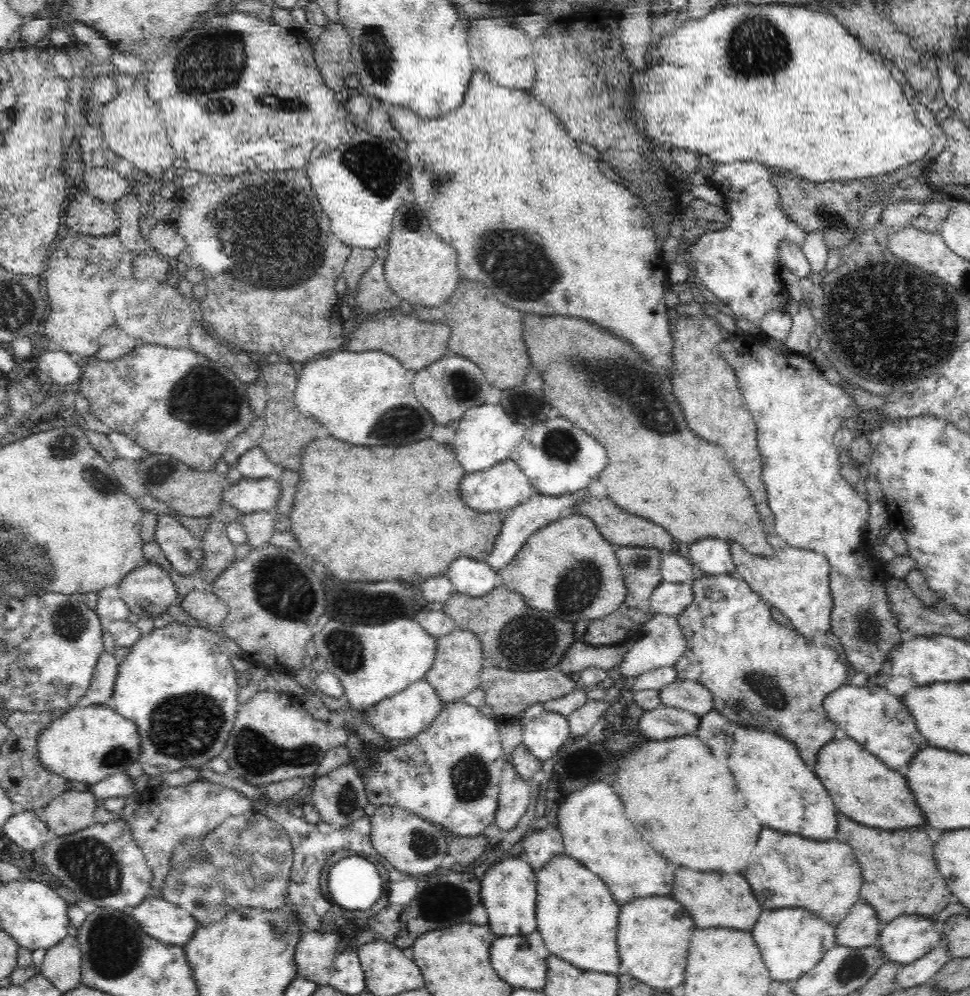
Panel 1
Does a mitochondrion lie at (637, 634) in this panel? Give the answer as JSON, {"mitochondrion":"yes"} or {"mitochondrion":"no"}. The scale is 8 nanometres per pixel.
{"mitochondrion":"no"}

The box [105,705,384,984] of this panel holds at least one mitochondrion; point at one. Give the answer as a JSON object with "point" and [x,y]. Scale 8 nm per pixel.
{"point":[206,852]}

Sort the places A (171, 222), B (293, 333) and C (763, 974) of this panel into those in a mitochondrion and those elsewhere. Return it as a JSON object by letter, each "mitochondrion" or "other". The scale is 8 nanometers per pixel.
{"A":"other","B":"other","C":"other"}

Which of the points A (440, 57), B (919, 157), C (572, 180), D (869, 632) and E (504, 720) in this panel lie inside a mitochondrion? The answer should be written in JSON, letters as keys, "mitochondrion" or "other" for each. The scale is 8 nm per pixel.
{"A":"other","B":"other","C":"other","D":"mitochondrion","E":"other"}

